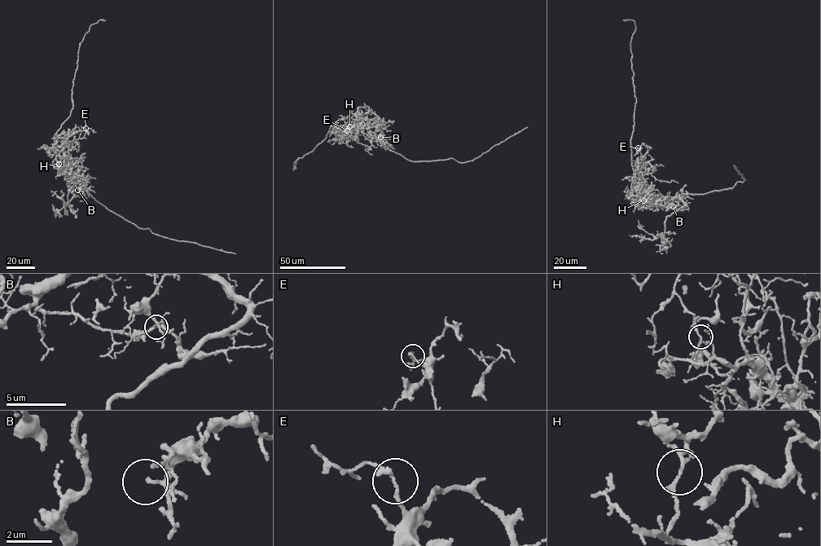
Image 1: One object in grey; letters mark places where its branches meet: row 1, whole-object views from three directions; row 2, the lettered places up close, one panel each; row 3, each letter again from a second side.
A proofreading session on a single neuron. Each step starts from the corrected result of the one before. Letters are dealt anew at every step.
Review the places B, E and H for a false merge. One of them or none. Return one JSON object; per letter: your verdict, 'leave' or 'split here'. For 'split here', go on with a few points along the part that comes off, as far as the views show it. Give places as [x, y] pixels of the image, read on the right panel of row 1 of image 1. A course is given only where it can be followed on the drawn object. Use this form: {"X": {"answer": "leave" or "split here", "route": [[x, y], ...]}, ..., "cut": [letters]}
{"B": {"answer": "leave"}, "E": {"answer": "leave"}, "H": {"answer": "split here", "route": [[643, 200], [643, 187], [632, 167], [630, 145], [636, 99], [630, 44], [636, 28], [634, 21], [623, 19]]}, "cut": ["H"]}

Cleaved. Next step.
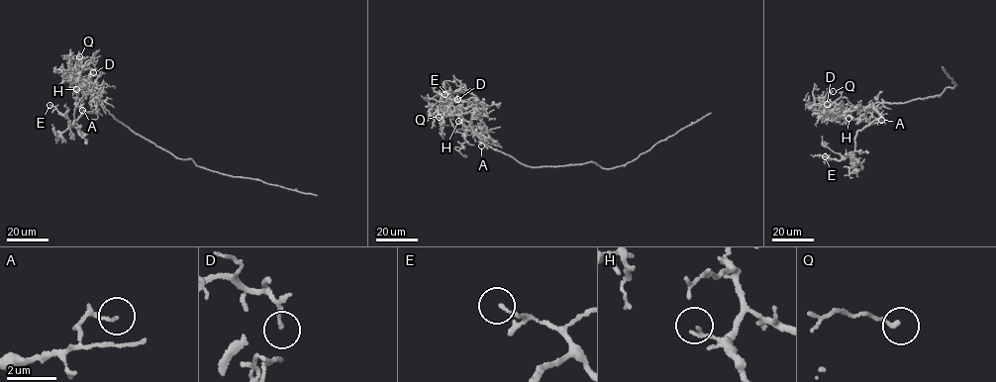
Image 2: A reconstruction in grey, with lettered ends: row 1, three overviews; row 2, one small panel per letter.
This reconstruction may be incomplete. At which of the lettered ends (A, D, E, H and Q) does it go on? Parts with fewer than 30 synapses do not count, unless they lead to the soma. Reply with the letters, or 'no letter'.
no letter

